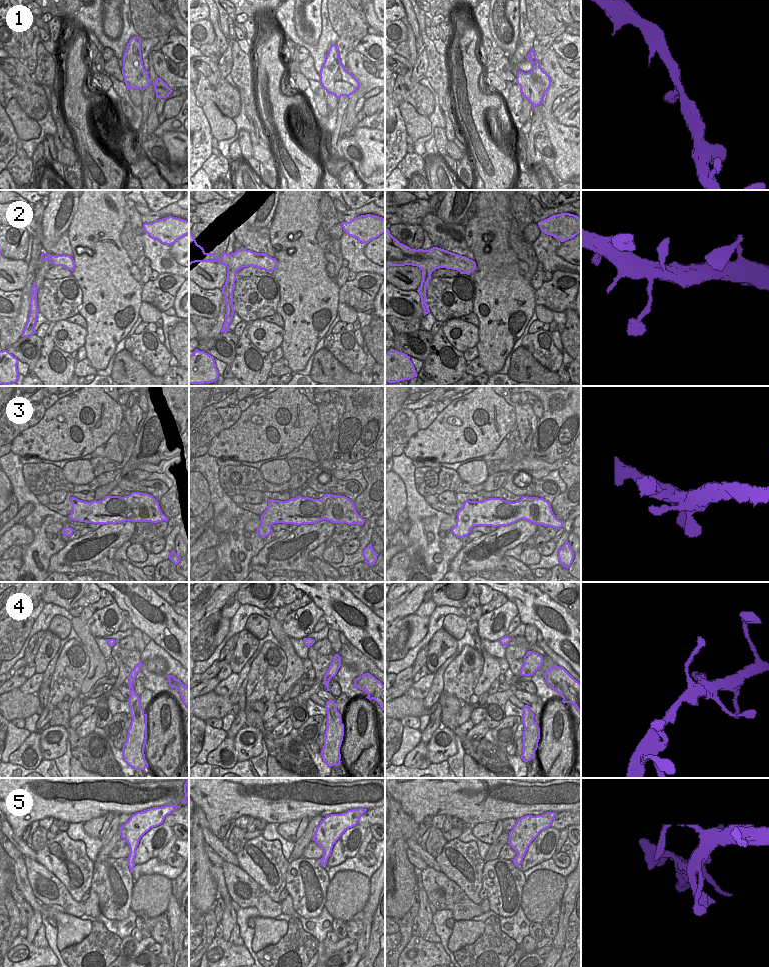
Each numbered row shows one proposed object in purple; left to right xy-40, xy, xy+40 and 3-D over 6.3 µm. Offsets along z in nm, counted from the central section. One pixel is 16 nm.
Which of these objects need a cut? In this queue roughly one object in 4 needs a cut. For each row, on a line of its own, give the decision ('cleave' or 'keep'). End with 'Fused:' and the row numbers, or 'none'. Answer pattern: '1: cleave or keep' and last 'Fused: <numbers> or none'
1: keep
2: keep
3: keep
4: keep
5: keep
Fused: none

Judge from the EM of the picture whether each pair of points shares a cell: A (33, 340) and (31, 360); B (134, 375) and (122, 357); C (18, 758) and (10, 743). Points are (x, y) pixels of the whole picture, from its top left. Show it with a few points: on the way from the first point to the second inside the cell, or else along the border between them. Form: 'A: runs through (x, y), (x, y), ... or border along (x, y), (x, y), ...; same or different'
A: runs through (37, 345), (36, 355); same
B: runs through (130, 371), (125, 366), (124, 361); same
C: border along (30, 733), (10, 754); different

